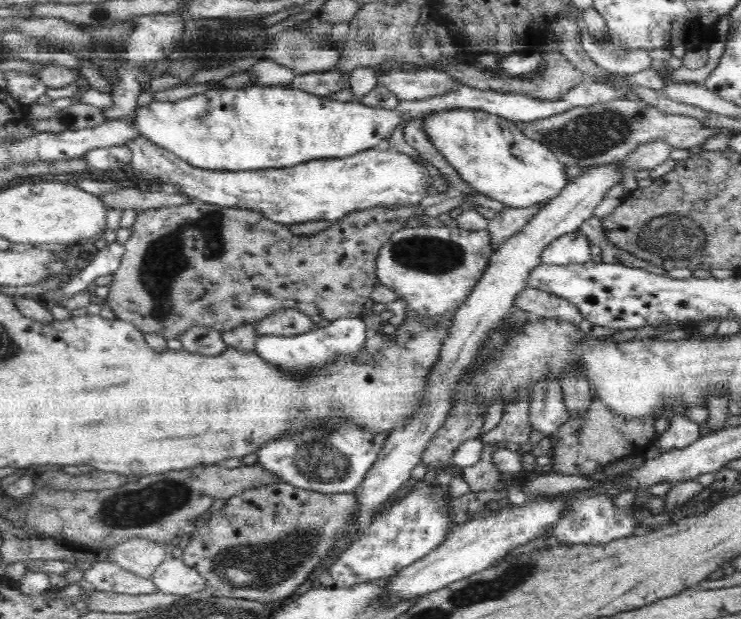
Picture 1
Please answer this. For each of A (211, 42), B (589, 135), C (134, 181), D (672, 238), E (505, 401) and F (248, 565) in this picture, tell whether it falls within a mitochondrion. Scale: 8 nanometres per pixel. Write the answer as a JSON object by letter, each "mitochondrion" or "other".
{"A":"mitochondrion","B":"mitochondrion","C":"other","D":"mitochondrion","E":"other","F":"mitochondrion"}

